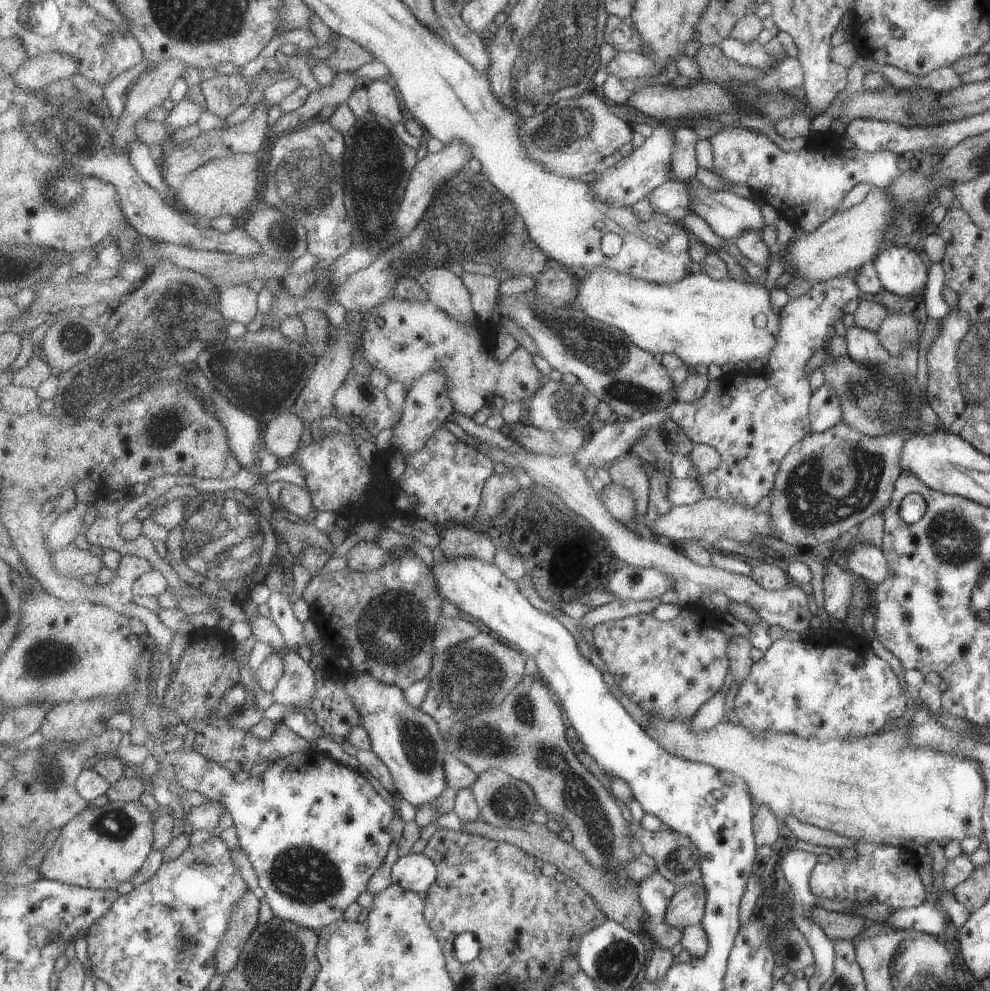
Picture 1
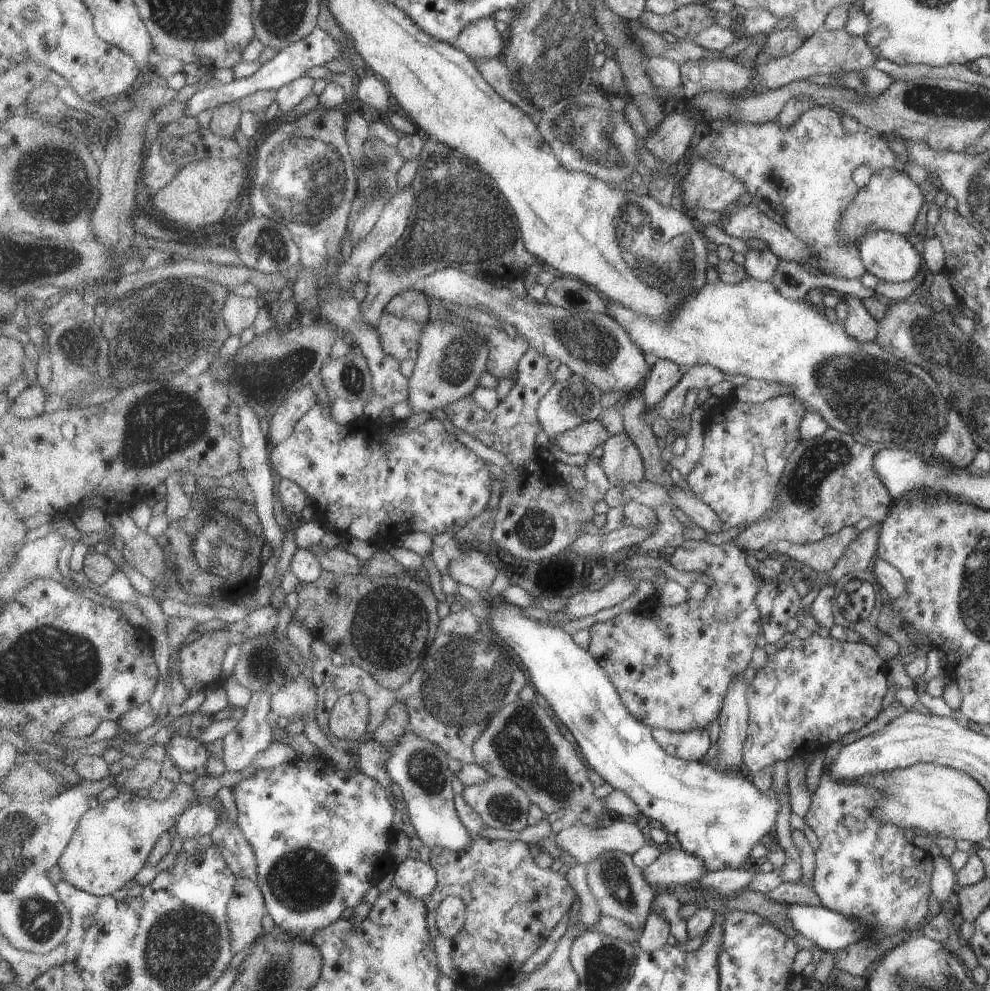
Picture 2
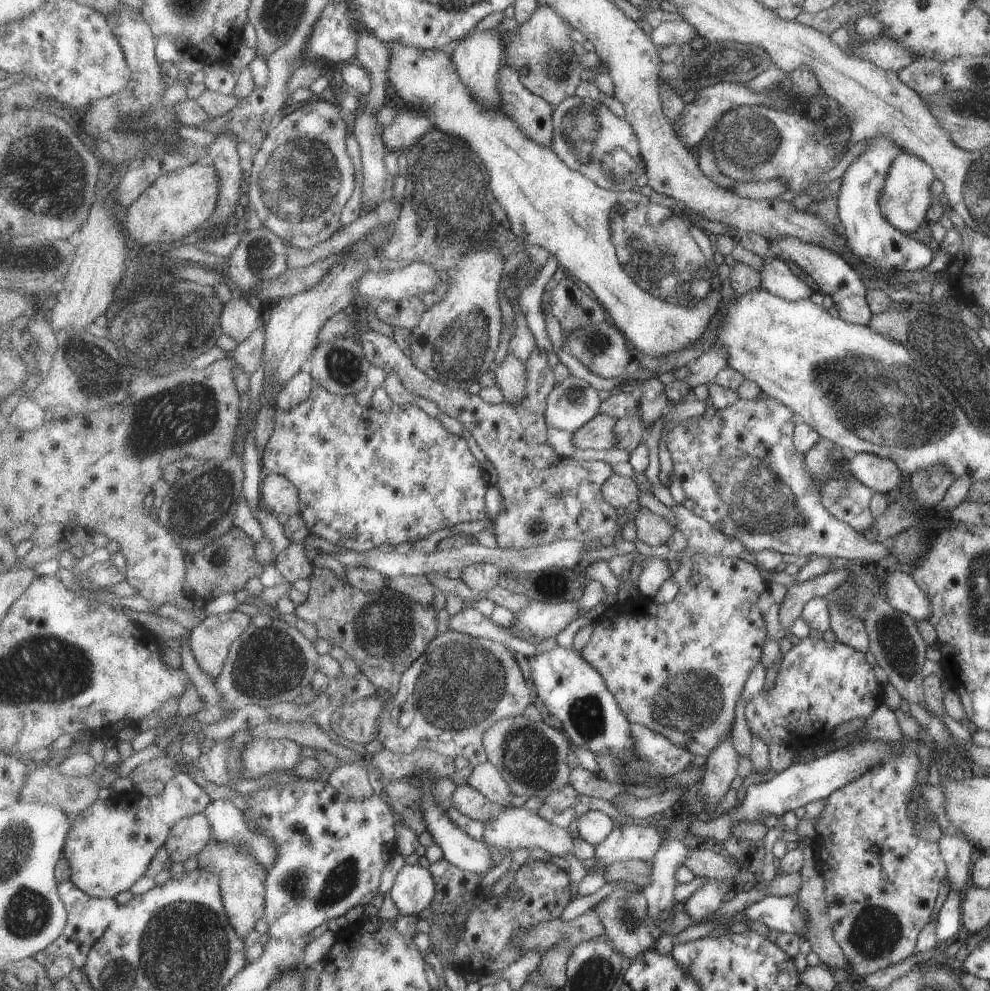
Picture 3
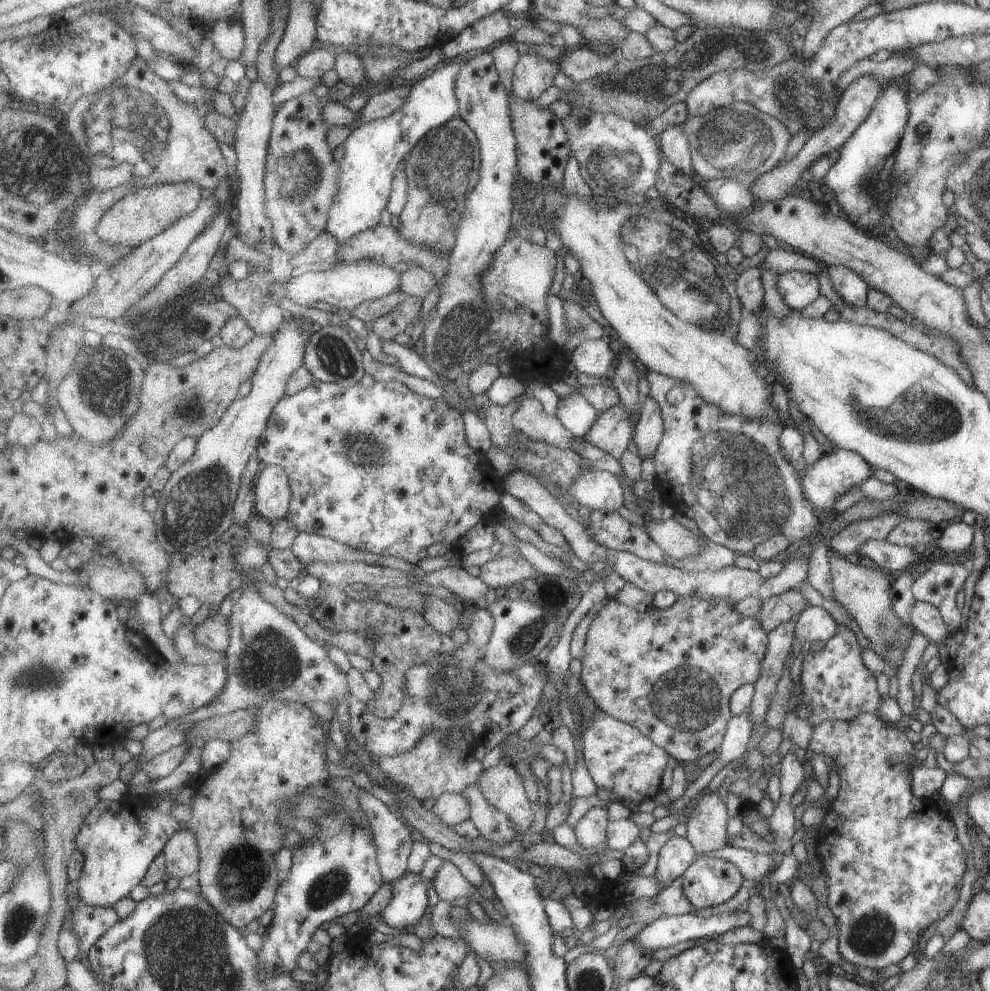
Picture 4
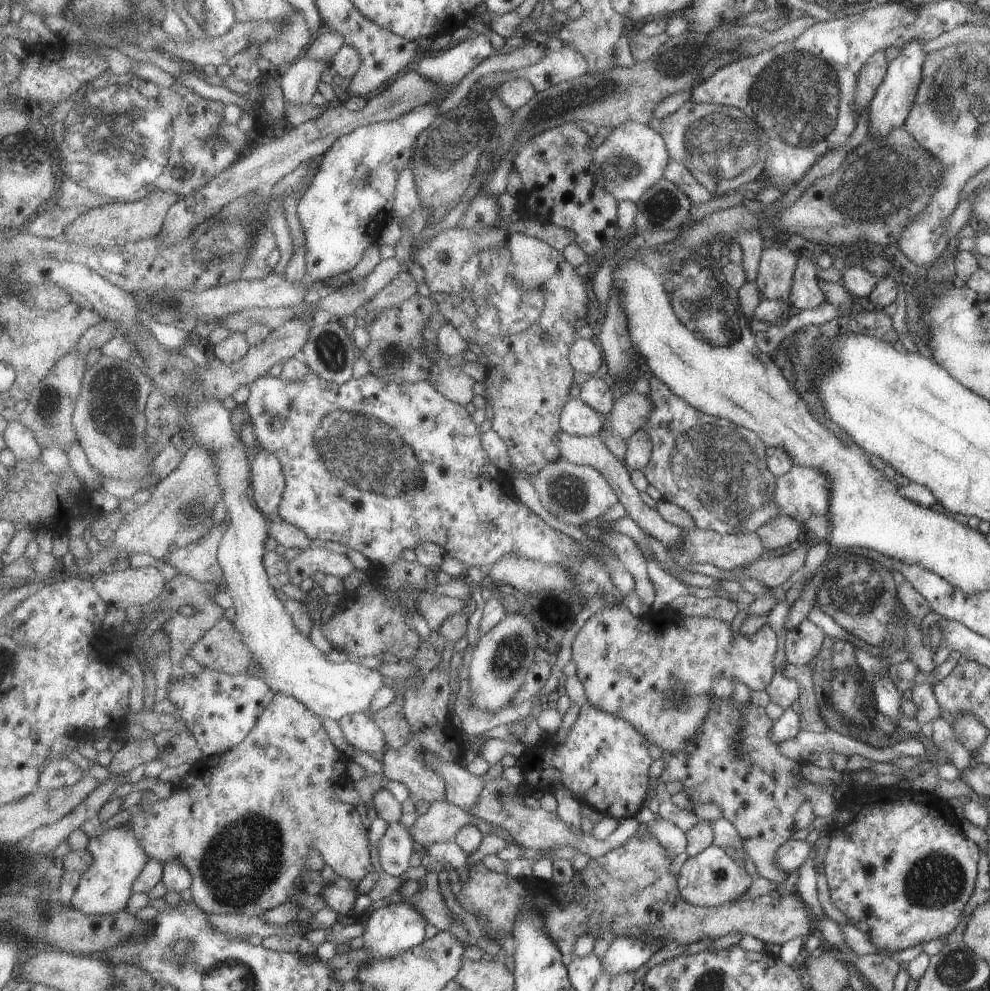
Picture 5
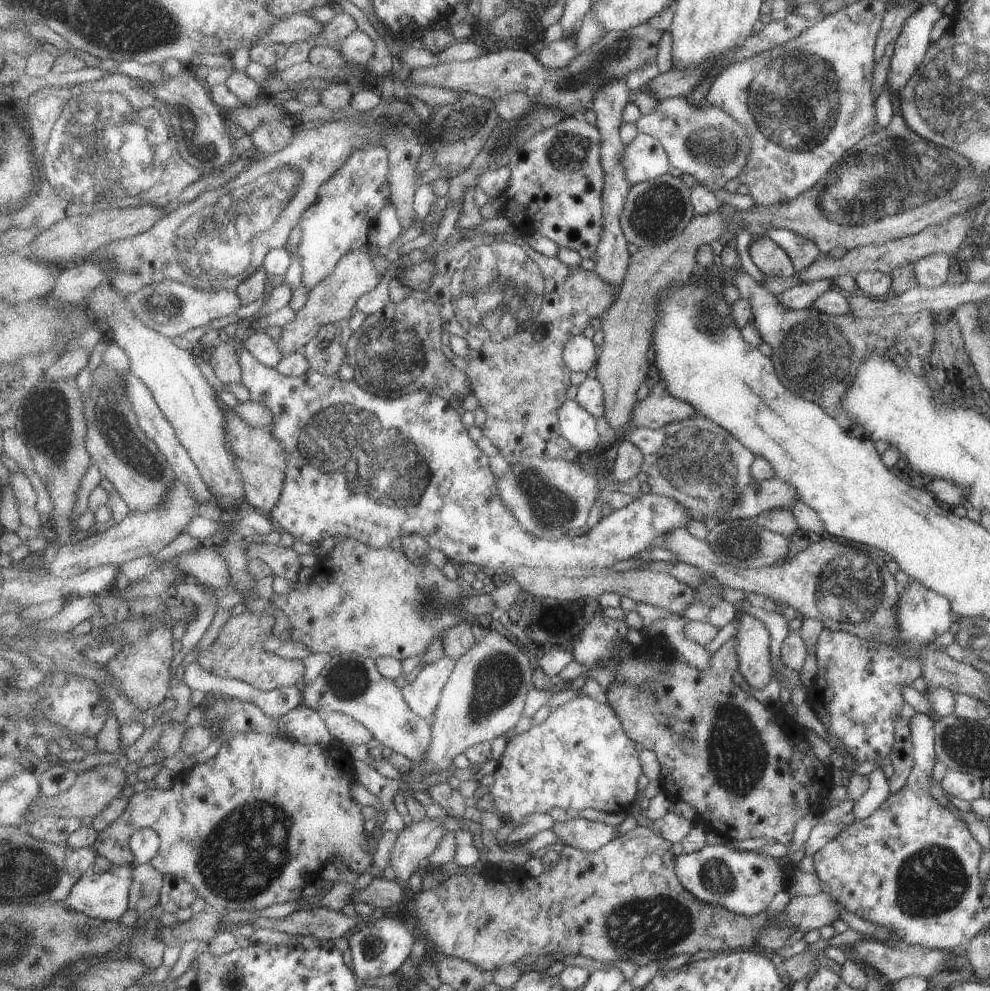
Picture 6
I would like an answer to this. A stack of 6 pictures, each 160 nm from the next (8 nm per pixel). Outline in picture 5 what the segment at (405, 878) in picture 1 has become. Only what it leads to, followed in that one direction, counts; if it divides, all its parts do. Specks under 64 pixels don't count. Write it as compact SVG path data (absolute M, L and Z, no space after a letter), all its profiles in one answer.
M403 899L401 903L385 902L372 908L372 915L366 924L364 931L364 947L369 950L370 958L385 959L388 957L399 957L407 950L426 940L428 932L427 916Z

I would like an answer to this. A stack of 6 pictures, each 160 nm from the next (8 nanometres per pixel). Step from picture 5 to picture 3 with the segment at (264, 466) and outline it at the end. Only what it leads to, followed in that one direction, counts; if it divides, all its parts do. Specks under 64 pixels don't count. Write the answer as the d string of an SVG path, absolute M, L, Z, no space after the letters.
M265 472L262 502L284 520L299 515L301 492L291 478L280 473Z

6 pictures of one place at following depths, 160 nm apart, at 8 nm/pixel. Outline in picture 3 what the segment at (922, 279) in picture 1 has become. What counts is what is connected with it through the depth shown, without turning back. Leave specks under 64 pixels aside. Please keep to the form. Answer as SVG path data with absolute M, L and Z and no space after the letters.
M876 135L870 140L870 146L856 161L848 166L844 180L840 186L837 207L840 220L845 228L844 236L853 254L864 264L871 266L884 275L891 275L904 270L923 270L931 263L932 248L906 236L901 230L893 227L884 218L879 196L882 193L887 172L891 162L902 152L892 139L884 135Z

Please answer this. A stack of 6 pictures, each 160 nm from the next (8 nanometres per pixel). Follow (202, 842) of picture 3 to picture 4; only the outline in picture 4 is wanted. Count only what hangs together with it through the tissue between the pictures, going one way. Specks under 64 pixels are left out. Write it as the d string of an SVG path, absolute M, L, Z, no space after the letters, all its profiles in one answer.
M179 830L167 844L165 853L170 877L181 880L201 869L199 840L191 830Z

